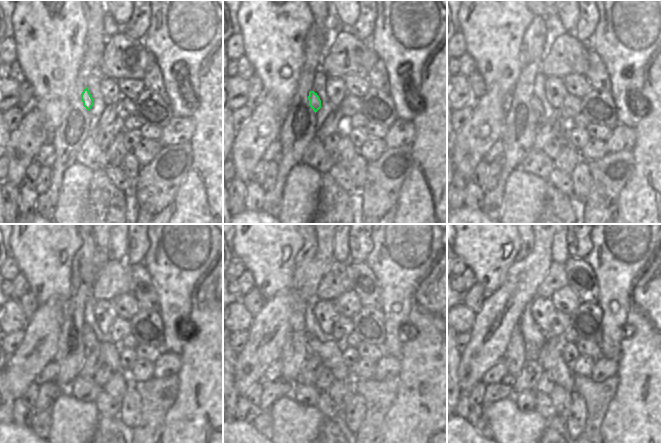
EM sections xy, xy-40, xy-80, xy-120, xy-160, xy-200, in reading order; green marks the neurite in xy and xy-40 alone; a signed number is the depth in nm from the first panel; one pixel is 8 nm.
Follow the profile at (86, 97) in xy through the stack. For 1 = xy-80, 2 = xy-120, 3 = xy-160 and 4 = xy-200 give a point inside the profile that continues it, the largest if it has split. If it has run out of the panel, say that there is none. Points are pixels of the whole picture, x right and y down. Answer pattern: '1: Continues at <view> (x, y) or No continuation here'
1: Continues at xy-80 (535, 103)
2: Continues at xy-120 (110, 350)
3: Continues at xy-160 (331, 352)
4: Continues at xy-200 (551, 358)

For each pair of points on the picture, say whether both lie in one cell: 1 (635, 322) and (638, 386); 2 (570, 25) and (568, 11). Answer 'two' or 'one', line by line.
1: one
2: one

